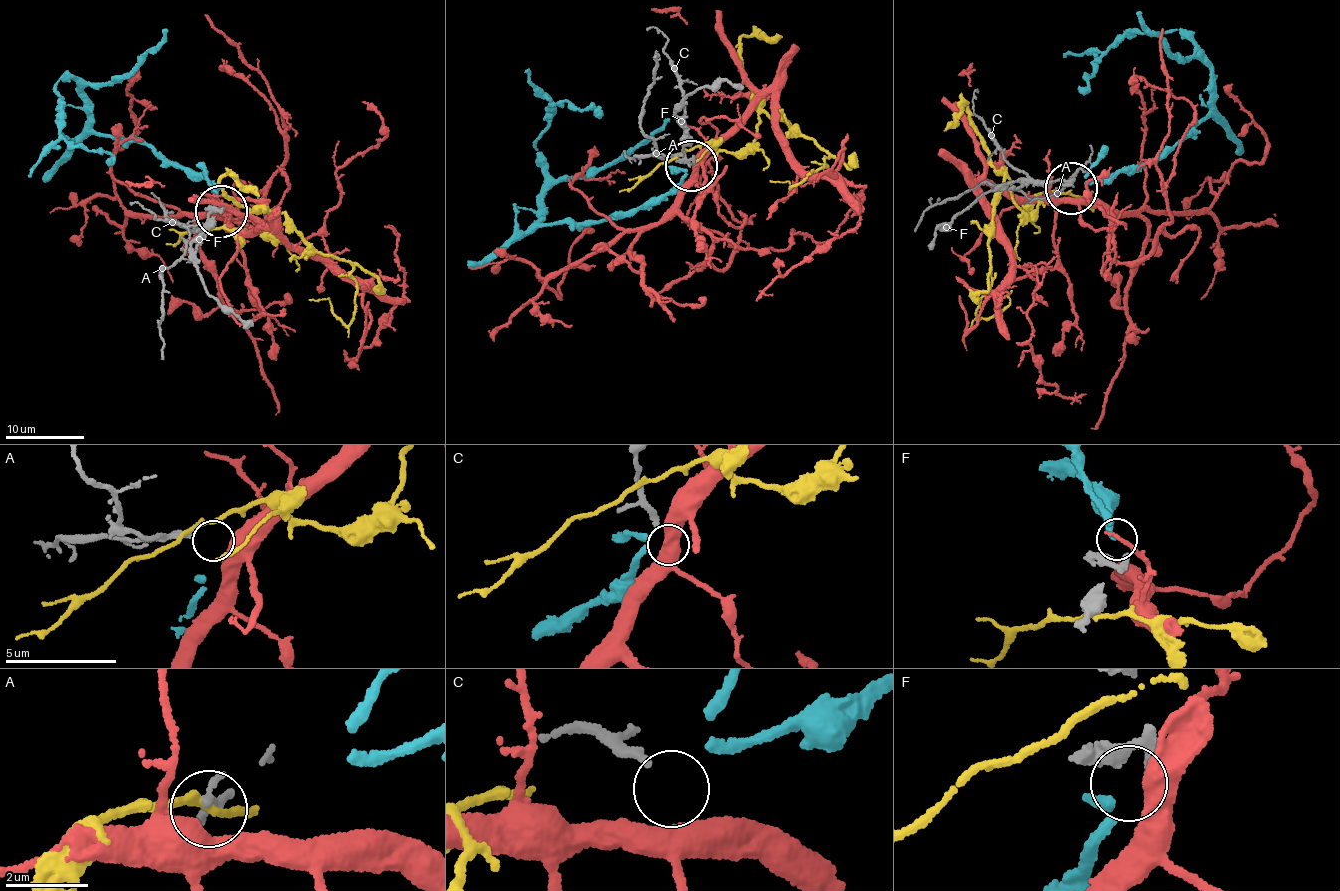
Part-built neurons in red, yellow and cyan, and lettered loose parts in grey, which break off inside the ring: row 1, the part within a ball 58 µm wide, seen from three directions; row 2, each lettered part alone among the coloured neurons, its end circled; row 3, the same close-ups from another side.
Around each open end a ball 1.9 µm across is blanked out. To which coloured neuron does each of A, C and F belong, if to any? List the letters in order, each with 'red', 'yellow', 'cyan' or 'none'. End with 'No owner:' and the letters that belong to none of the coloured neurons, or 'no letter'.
A: red
C: none
F: cyan
No owner: C

